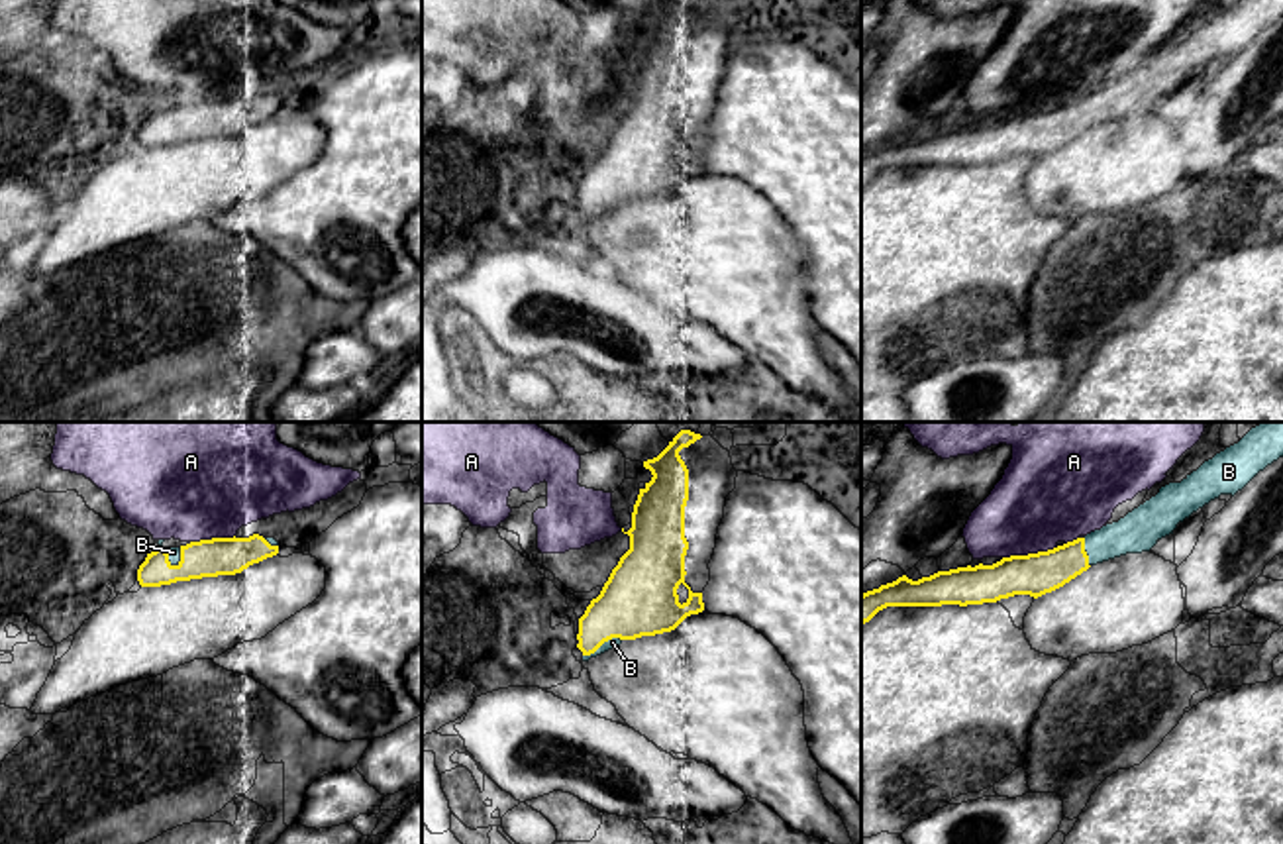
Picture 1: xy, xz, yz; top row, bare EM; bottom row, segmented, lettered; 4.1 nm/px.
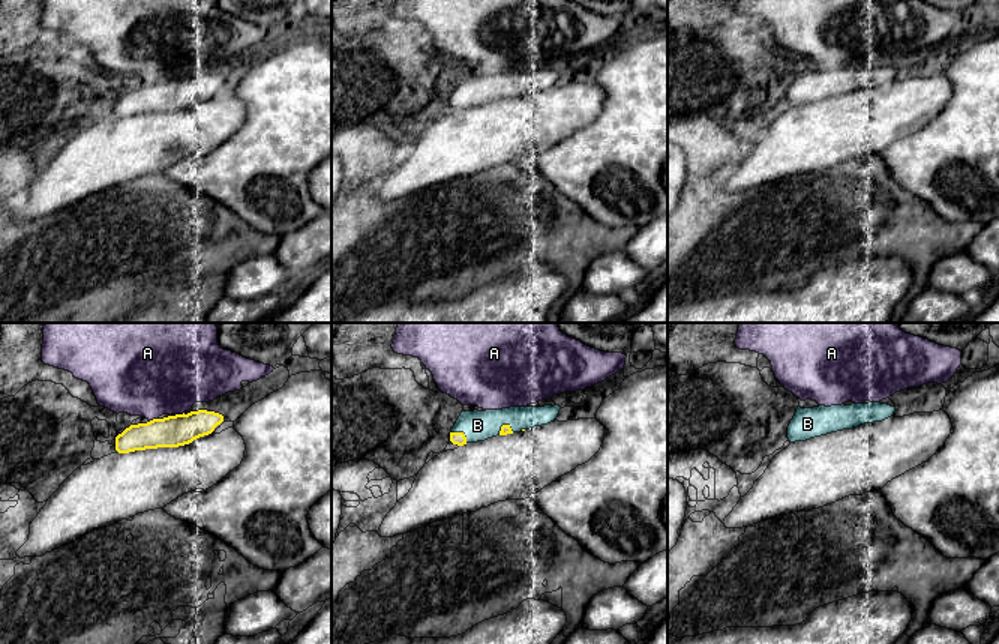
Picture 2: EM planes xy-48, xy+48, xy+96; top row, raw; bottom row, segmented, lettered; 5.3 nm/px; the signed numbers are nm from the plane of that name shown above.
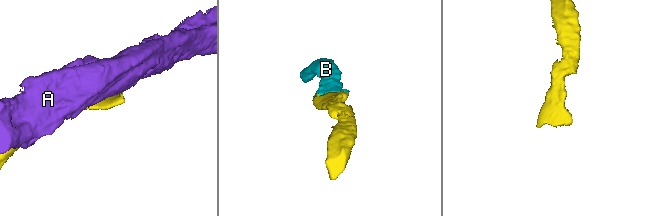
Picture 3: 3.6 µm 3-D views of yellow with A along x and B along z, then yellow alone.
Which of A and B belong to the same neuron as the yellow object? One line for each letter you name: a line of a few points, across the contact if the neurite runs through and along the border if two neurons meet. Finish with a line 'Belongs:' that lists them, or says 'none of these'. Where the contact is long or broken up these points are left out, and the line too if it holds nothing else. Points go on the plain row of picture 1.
Belongs: B

